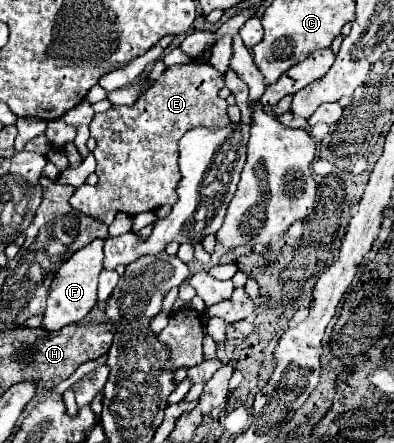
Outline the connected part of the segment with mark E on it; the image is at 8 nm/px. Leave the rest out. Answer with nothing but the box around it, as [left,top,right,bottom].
[69,61,227,225]

